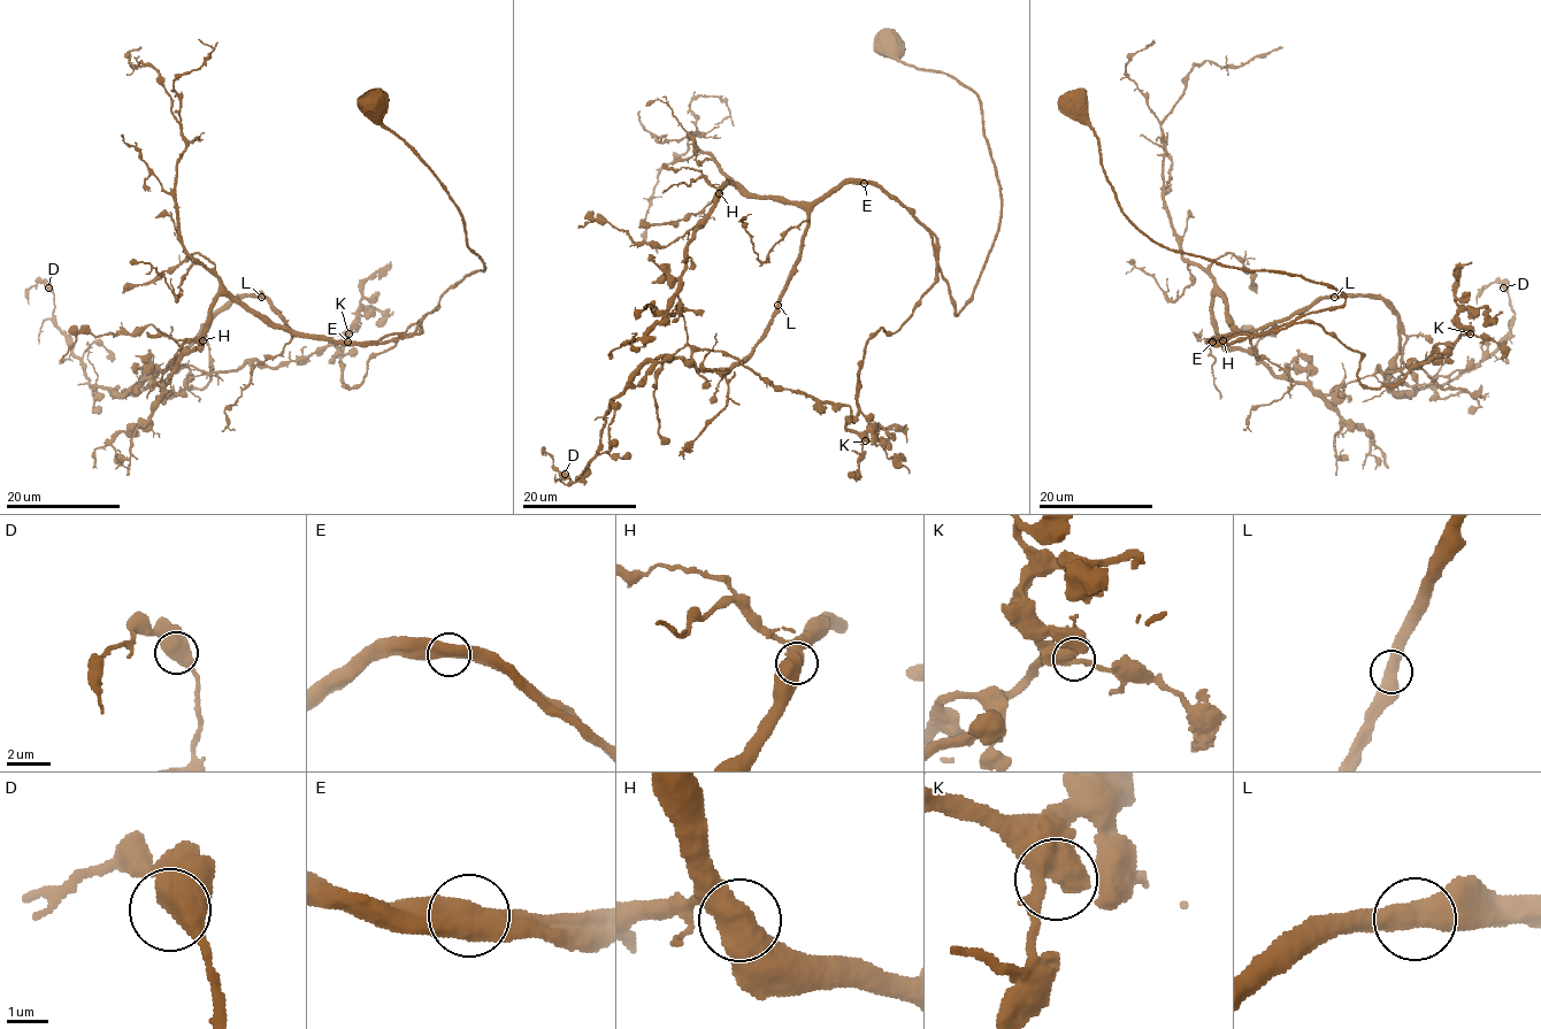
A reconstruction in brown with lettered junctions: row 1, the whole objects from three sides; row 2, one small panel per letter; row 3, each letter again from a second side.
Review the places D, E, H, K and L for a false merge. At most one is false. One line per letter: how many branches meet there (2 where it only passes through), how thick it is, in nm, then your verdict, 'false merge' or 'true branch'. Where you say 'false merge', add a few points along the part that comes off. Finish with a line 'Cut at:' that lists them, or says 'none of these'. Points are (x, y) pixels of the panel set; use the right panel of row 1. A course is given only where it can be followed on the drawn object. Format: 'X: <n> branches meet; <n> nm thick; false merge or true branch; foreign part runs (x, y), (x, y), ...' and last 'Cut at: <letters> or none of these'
D: 2 branches meet; 600 nm thick; true branch
E: 2 branches meet; 650 nm thick; true branch
H: 2 branches meet; 600 nm thick; true branch
K: 2 branches meet; 550 nm thick; true branch
L: 2 branches meet; 600 nm thick; true branch
Cut at: none of these

